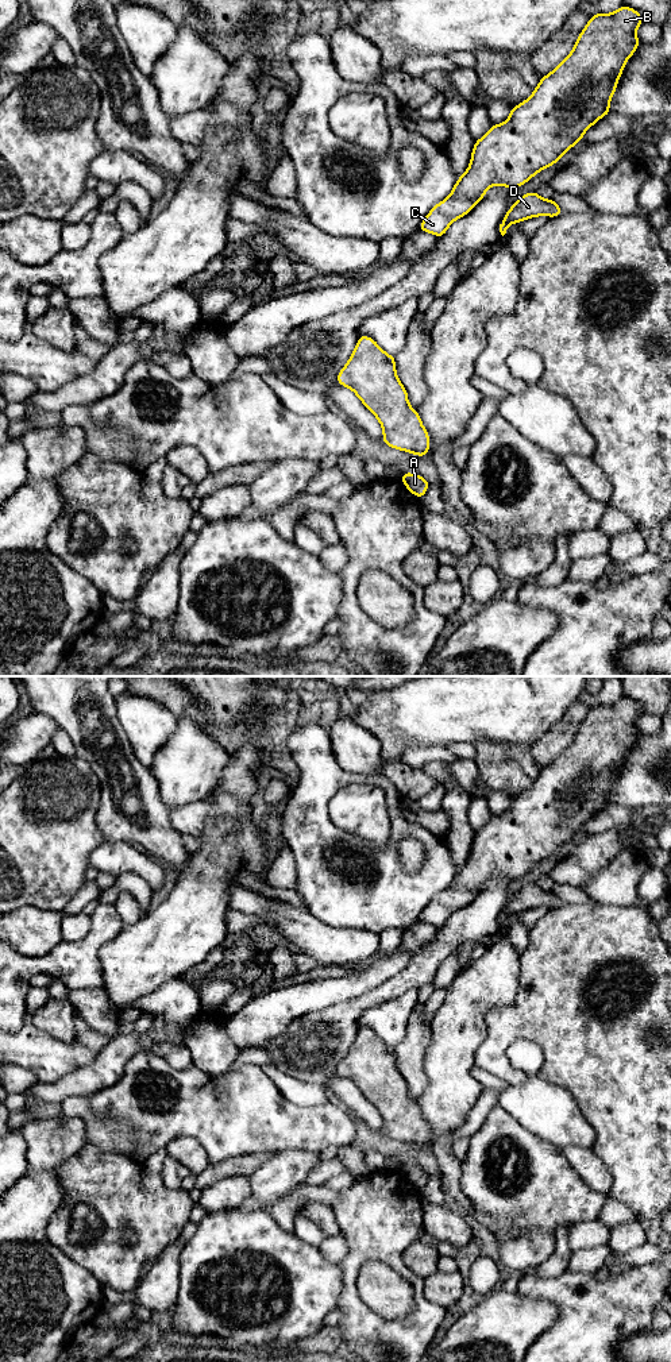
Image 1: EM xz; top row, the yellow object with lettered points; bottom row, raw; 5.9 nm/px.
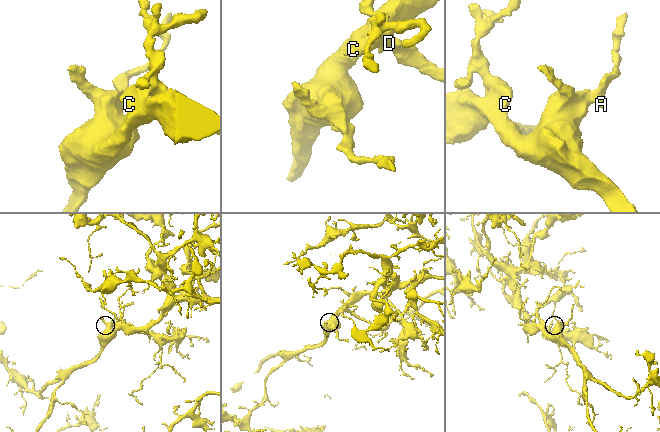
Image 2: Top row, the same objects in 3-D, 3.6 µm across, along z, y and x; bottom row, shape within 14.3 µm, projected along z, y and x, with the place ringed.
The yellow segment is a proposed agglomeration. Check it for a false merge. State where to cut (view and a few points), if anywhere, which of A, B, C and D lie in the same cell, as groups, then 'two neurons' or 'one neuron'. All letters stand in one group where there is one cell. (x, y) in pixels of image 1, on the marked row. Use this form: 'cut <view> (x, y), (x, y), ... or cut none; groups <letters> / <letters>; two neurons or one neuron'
cut none; groups A B C D; one neuron

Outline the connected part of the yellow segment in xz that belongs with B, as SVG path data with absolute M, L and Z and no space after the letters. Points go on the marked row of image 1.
M624 4L613 13L594 13L579 34L572 51L549 74L541 77L533 93L521 104L512 107L506 121L493 124L487 134L475 140L466 173L456 180L448 197L431 209L419 229L441 238L456 219L466 216L485 197L490 186L500 185L510 190L516 189L543 169L556 163L566 151L579 143L593 124L612 112L609 103L626 59L639 47L640 40L636 30L641 23L644 23L641 15Z

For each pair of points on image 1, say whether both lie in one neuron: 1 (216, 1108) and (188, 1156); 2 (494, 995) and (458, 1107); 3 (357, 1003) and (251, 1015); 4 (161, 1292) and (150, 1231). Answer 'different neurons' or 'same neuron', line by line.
1: different neurons
2: same neuron
3: different neurons
4: different neurons

